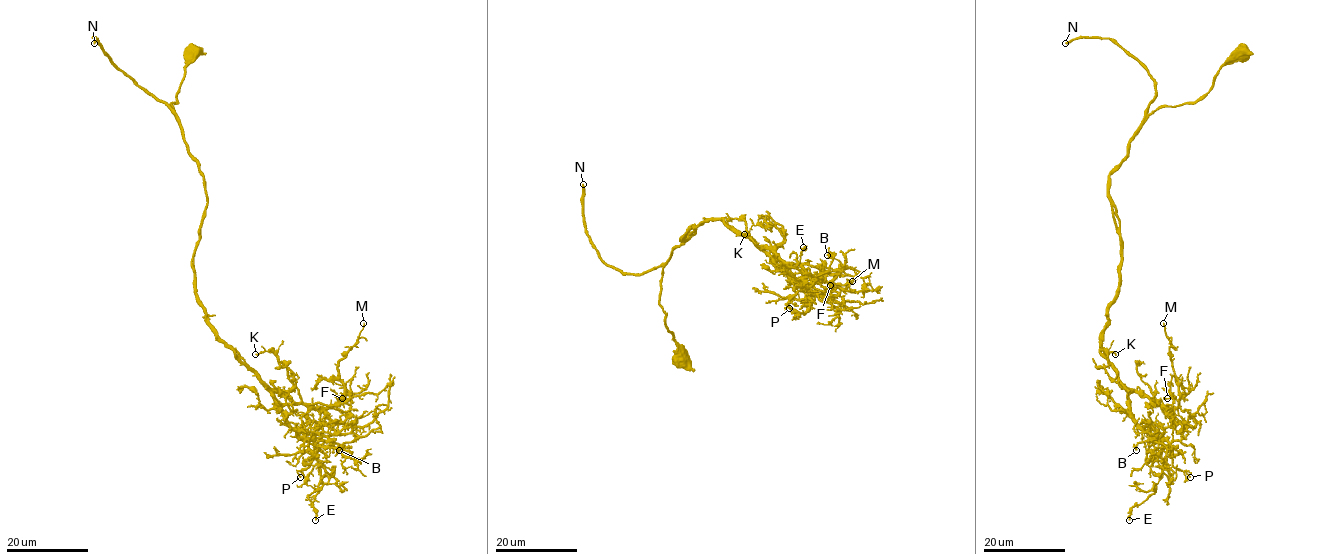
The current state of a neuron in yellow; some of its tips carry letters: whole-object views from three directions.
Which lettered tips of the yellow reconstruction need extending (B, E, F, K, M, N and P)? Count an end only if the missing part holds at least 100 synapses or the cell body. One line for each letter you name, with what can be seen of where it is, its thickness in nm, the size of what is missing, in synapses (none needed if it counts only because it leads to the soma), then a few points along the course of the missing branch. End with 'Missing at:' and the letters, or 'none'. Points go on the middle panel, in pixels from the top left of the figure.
N: at (583, 184); 280 nm thick; about 350 synapses; missing branch runs (583, 184), (590, 141), (602, 121), (616, 106), (655, 97), (674, 77), (686, 43), (729, 14), (719, 45)
Missing at: N

